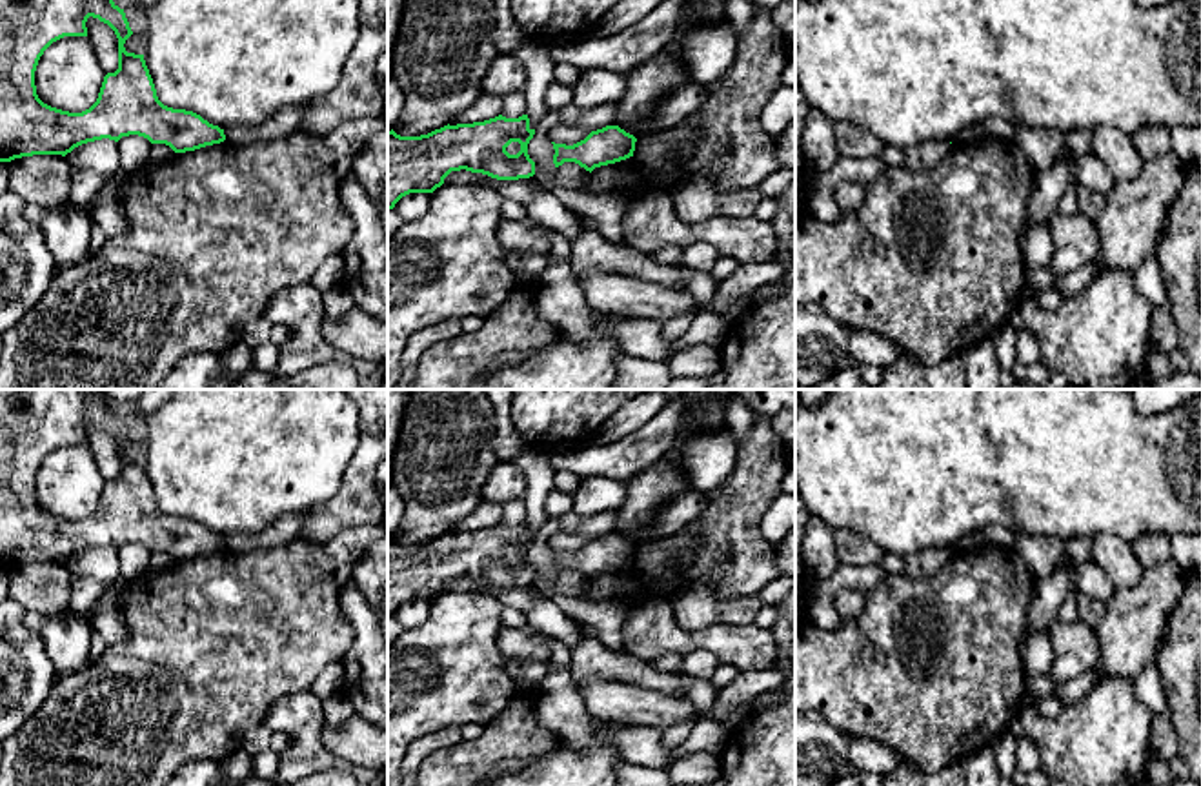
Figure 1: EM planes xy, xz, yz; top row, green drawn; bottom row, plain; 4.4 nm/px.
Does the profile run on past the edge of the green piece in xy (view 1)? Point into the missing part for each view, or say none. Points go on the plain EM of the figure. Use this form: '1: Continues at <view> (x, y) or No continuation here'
1: No continuation here

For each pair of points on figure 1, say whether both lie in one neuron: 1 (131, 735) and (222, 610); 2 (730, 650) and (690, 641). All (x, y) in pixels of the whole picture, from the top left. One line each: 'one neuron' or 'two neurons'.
1: one neuron
2: one neuron

